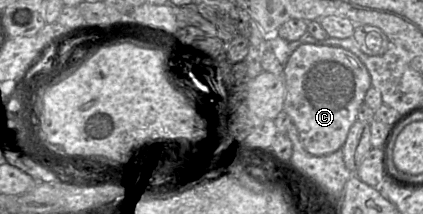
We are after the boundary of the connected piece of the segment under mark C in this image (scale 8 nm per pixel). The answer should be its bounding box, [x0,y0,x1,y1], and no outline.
[282,44,371,156]

